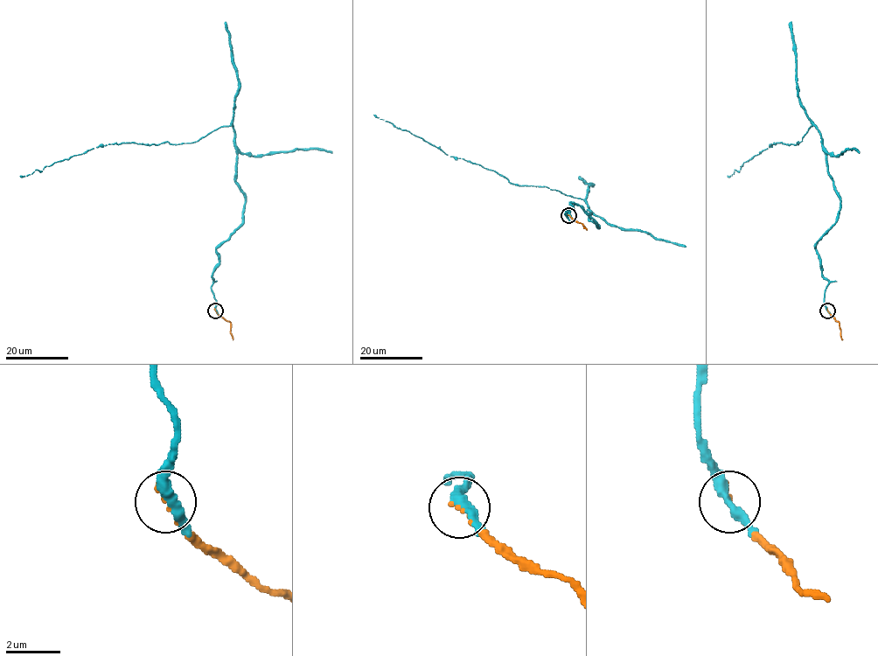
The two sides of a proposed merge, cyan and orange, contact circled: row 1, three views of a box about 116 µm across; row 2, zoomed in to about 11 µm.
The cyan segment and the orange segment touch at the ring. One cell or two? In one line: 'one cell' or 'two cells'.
one cell

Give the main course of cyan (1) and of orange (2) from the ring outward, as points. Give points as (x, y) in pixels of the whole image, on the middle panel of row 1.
1: (568, 214), (571, 203), (579, 205), (598, 227), (581, 198), (511, 183), (373, 115)
2: (568, 215), (587, 230)

